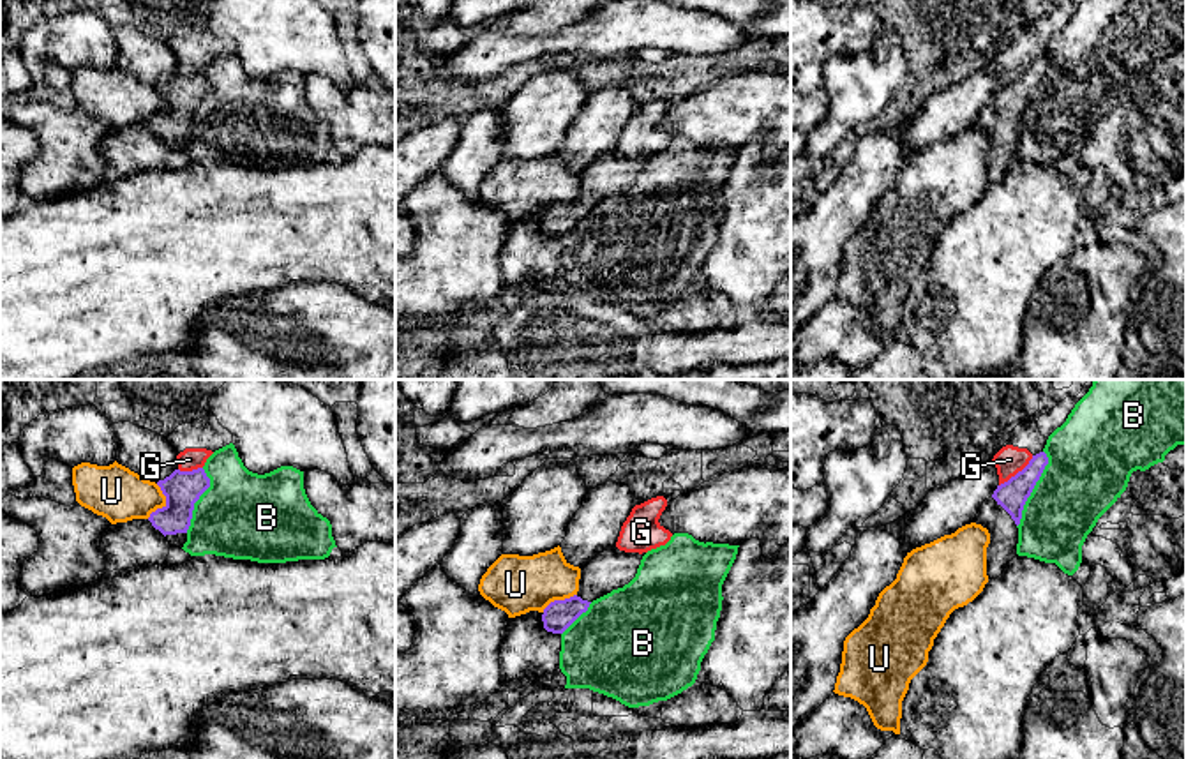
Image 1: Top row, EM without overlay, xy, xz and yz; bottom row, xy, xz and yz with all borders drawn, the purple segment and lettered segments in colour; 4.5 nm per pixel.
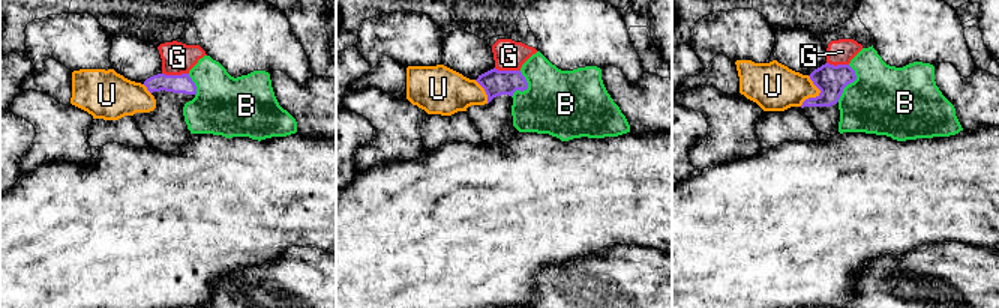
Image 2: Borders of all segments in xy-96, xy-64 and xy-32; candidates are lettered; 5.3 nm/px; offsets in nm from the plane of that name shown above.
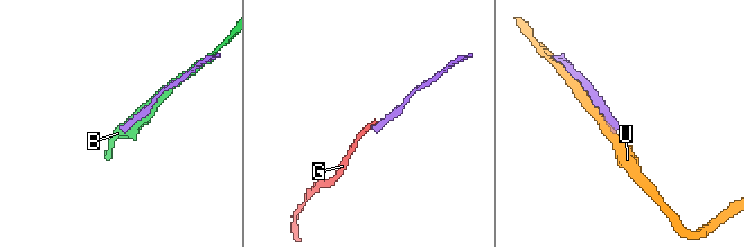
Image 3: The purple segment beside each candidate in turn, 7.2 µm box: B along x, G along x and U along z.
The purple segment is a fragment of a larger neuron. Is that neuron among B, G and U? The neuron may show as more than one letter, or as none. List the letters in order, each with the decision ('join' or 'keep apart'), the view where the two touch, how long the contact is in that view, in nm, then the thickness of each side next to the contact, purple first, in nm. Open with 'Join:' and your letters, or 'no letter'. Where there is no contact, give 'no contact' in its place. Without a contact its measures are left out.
Join: no letter
B: keep apart | yz | 380 nm | 140/360 nm
G: keep apart | yz | 220 nm | 140/130 nm
U: keep apart | xy | 170 nm | 170/240 nm

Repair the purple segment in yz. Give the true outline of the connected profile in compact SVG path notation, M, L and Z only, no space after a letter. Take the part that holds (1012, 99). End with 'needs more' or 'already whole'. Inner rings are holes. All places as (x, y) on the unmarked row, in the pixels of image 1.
M1045 56L1032 60L1022 76L997 90L994 99L980 111L974 127L990 138L990 148L987 152L988 184L999 182L1017 161L1017 131L1020 129L1024 109L1047 69L1048 62Z; needs more

